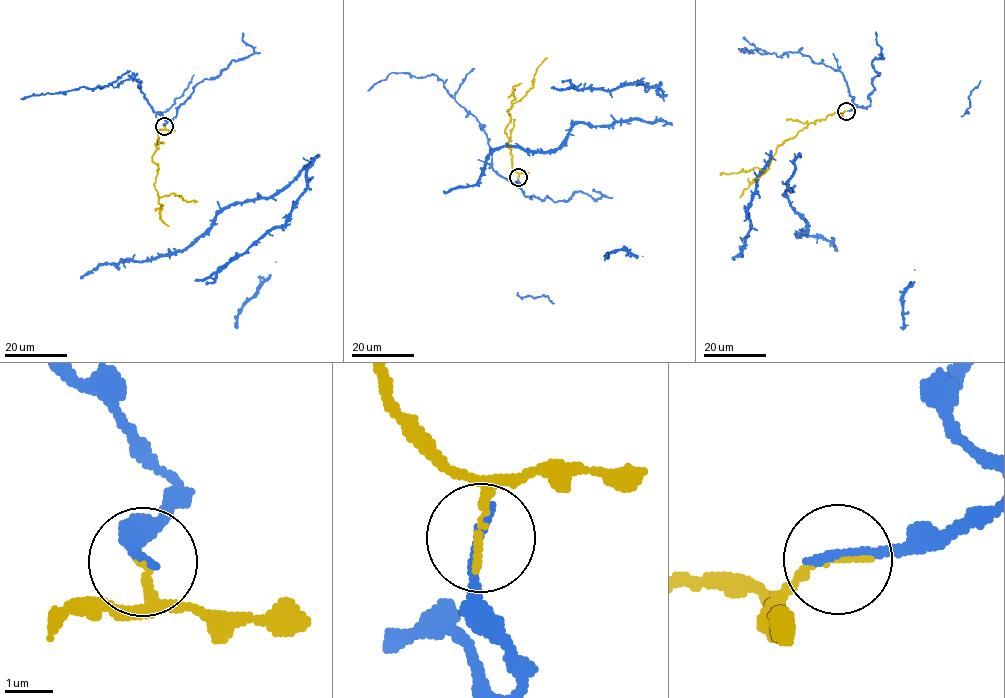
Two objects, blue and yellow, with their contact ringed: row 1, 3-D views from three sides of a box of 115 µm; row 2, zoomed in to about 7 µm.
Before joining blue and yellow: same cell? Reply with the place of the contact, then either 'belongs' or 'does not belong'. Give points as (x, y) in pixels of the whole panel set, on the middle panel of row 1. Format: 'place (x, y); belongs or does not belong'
place (518, 177); belongs

